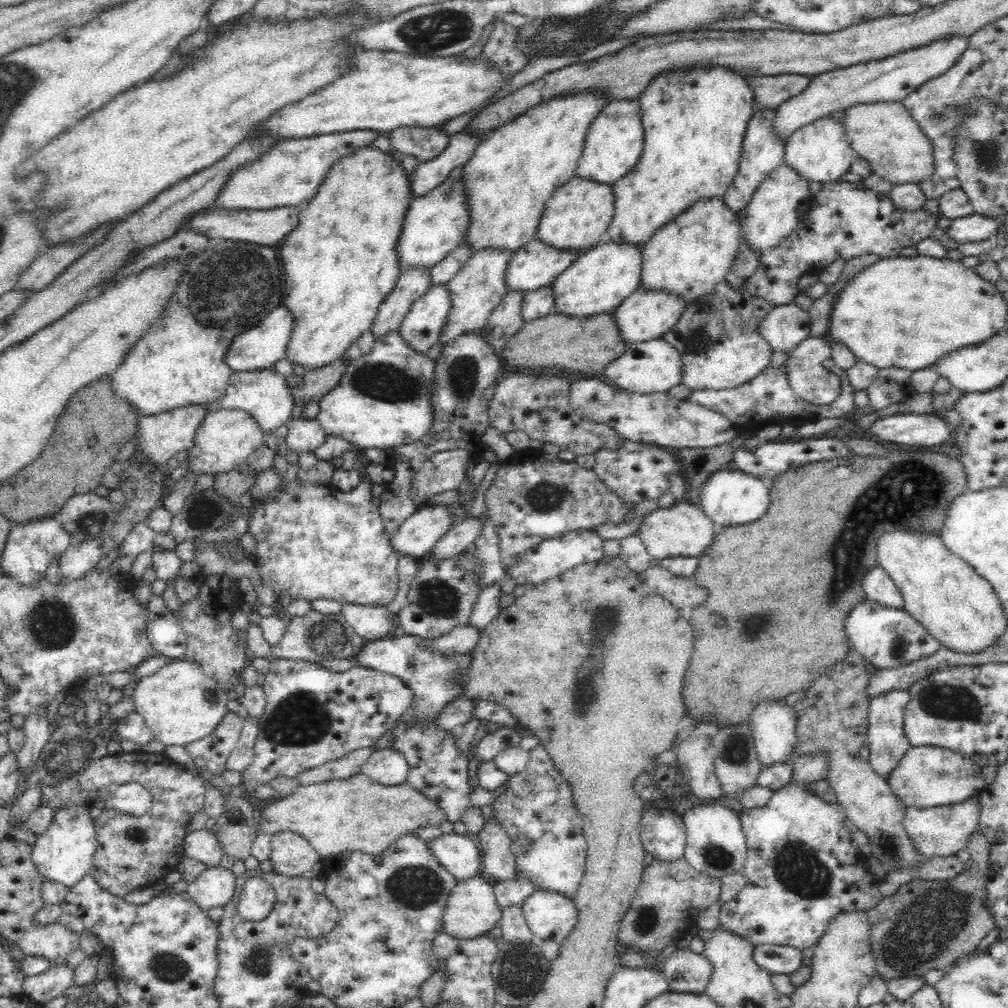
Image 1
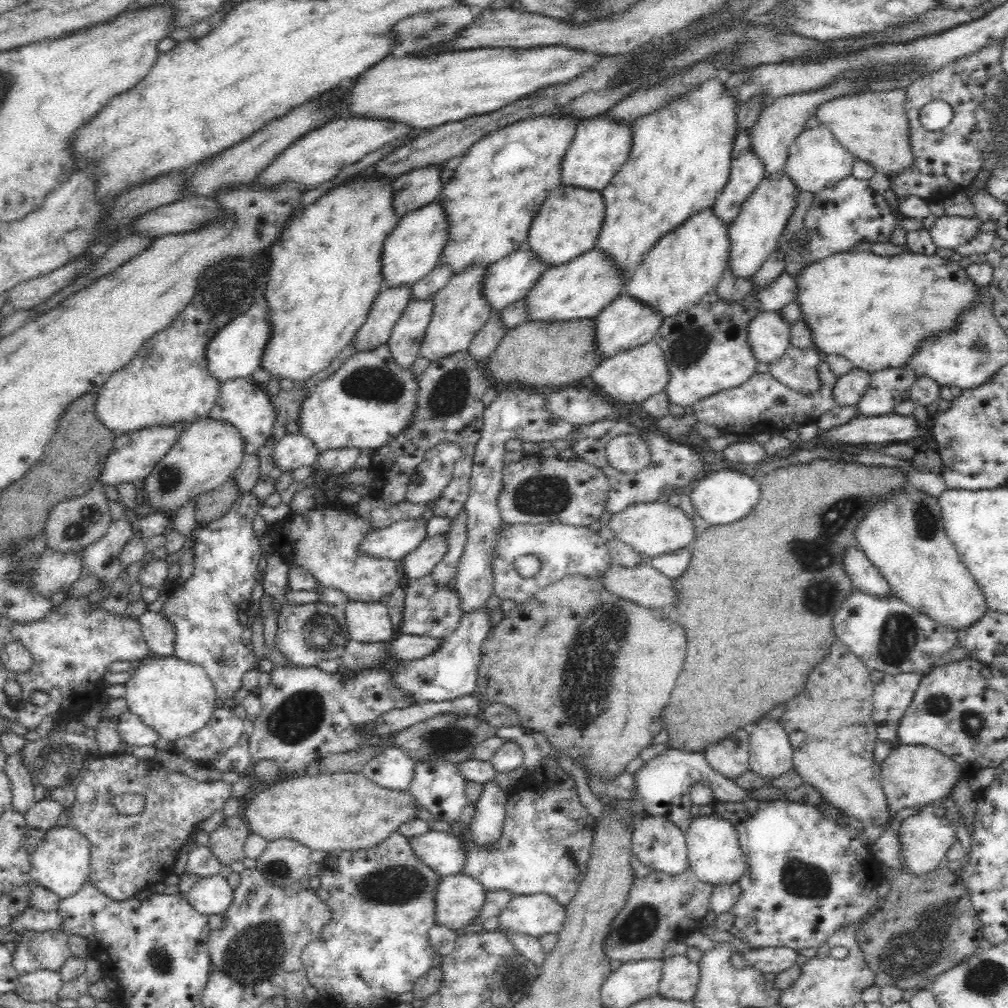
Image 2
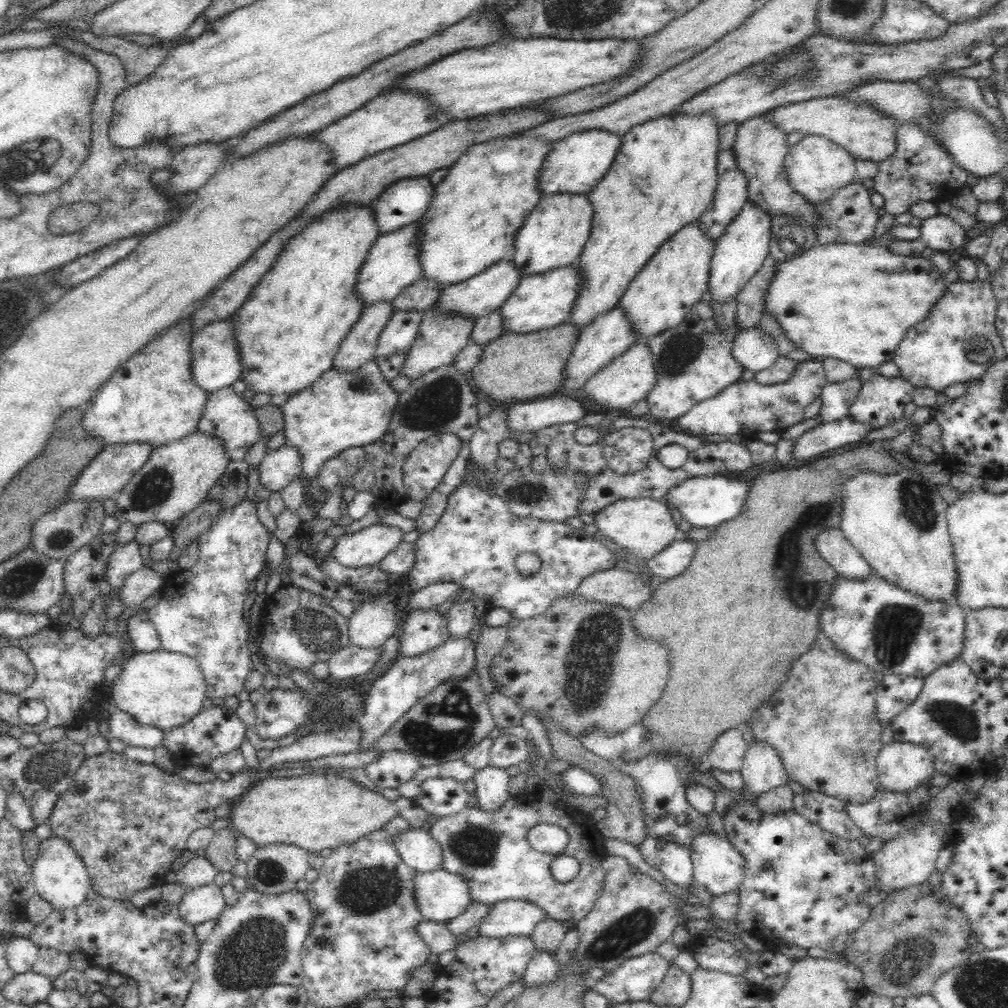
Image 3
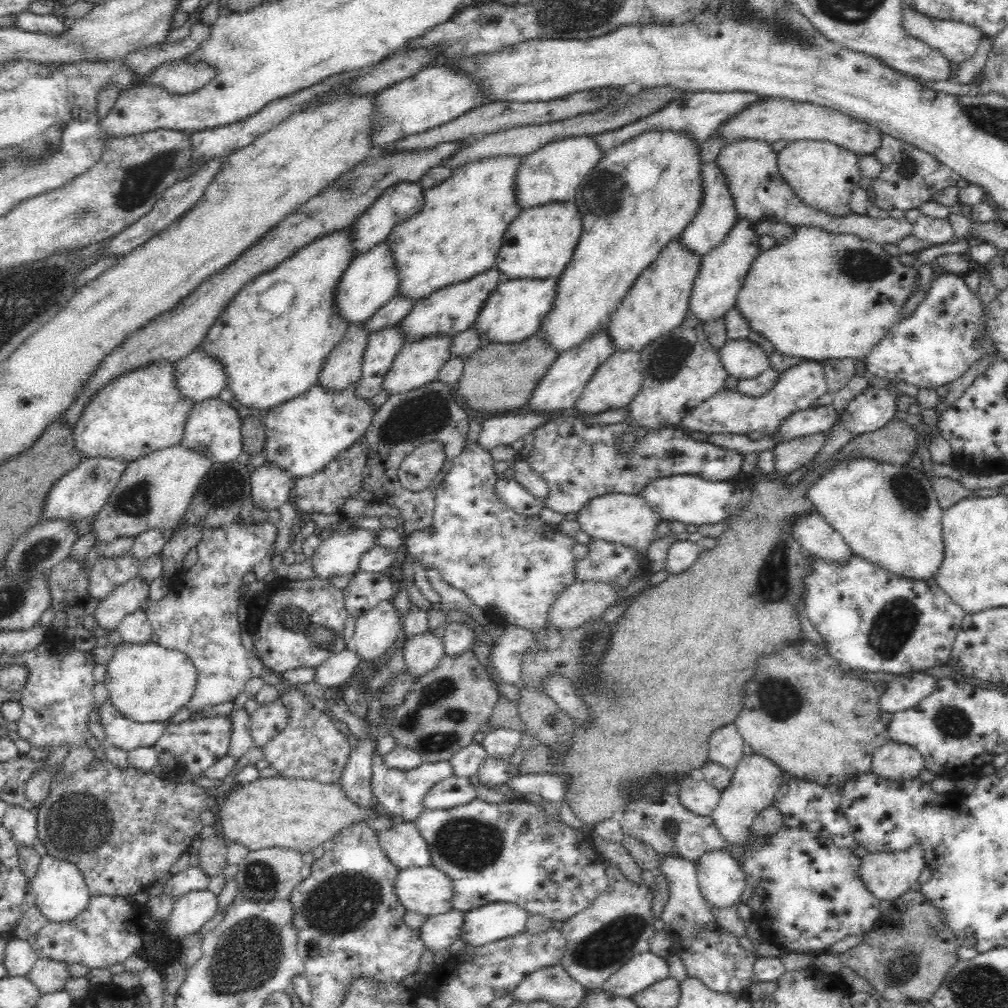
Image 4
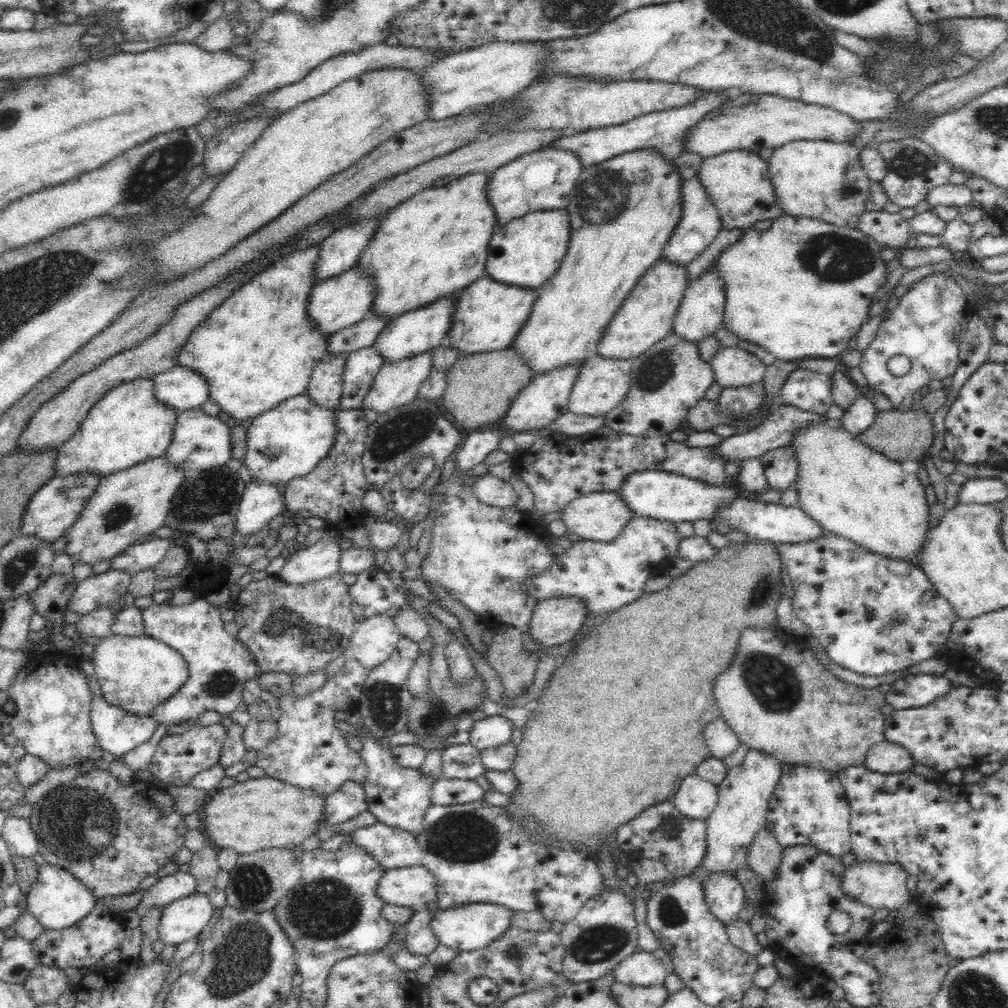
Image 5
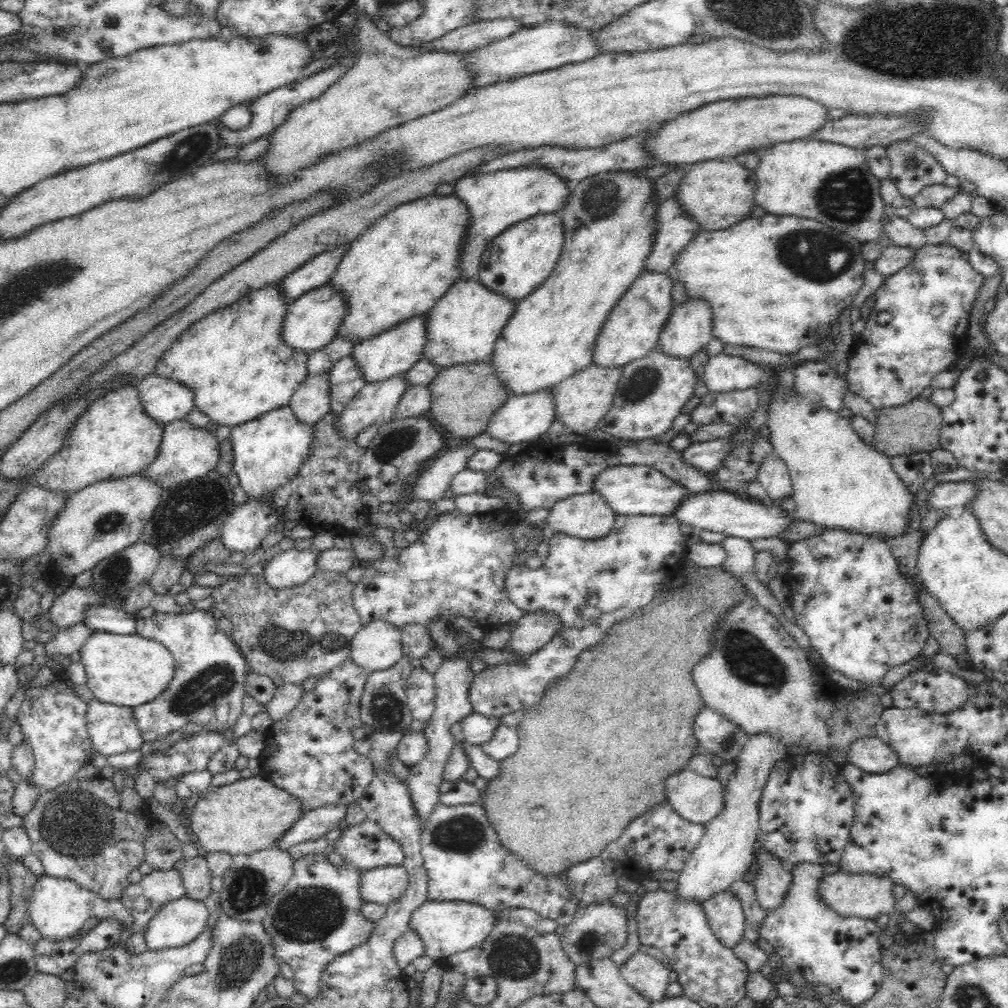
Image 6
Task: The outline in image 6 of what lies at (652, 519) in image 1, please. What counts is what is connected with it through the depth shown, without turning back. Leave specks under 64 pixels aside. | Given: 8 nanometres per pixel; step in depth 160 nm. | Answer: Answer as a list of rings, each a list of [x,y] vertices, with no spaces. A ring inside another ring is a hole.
[[[593,492],[568,496],[548,510],[546,528],[581,539],[600,538],[611,532],[617,514]]]

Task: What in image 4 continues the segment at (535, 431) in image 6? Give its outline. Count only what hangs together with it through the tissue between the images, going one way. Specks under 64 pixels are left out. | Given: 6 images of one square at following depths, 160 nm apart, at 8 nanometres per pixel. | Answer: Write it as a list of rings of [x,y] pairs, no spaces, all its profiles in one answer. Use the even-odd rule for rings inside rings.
[[[606,330],[596,333],[592,338],[585,340],[570,351],[561,352],[556,360],[550,364],[550,368],[546,370],[546,374],[542,376],[539,384],[536,384],[536,388],[530,394],[530,400],[526,402],[524,407],[530,408],[534,413],[572,413],[575,402],[590,380],[590,376],[614,352],[616,352],[616,349],[612,347]]]

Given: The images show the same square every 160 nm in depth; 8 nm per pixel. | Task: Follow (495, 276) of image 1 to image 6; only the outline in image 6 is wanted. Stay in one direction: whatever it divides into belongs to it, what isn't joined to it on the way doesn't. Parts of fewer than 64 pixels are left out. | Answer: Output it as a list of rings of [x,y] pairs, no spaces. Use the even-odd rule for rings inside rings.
[[[400,375],[373,383],[364,383],[360,392],[346,404],[346,408],[340,413],[336,413],[336,427],[340,429],[340,437],[346,441],[354,441],[358,435],[372,424],[379,425],[384,421],[390,421],[390,416],[404,394],[406,383]]]

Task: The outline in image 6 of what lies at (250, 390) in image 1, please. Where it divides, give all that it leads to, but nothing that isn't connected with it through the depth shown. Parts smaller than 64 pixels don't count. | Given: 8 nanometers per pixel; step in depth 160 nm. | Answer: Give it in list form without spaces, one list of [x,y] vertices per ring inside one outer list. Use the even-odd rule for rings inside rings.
[[[186,419],[175,420],[162,428],[162,438],[156,459],[140,473],[143,478],[156,482],[163,490],[196,480],[211,472],[220,459],[219,443],[214,433],[204,427],[196,428]]]

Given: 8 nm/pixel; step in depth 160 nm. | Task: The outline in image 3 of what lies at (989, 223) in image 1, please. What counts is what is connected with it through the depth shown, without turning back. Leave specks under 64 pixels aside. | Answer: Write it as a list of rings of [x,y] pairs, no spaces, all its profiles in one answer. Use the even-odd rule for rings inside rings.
[[[948,214],[922,220],[919,229],[919,240],[936,253],[959,248],[968,241],[967,231]]]

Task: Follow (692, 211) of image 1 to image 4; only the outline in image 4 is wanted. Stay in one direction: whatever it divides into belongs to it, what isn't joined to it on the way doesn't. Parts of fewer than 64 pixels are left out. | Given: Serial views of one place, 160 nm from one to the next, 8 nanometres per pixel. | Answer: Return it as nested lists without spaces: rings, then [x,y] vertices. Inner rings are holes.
[[[672,240],[658,258],[645,268],[629,288],[619,307],[612,313],[606,333],[616,351],[644,350],[653,340],[680,326],[687,316],[688,300],[702,257],[688,251],[678,240]]]

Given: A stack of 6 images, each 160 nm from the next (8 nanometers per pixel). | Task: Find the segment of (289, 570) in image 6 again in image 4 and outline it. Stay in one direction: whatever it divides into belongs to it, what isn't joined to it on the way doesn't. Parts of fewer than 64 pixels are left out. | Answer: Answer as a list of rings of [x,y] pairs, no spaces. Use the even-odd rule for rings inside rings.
[[[358,528],[352,532],[332,533],[321,541],[318,550],[307,557],[314,578],[330,580],[355,573],[360,556],[376,544],[374,533],[373,530]]]

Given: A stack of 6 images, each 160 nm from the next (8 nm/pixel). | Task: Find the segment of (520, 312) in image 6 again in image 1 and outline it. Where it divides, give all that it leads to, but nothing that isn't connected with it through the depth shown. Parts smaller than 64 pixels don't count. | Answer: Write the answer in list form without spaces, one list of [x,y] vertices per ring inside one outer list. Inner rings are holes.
[[[716,65],[705,69],[676,69],[658,75],[648,83],[638,99],[644,129],[644,144],[636,166],[611,184],[614,216],[605,233],[605,241],[636,244],[641,248],[668,221],[699,200],[722,197],[738,172],[744,132],[753,116],[754,96],[748,80],[732,70]]]

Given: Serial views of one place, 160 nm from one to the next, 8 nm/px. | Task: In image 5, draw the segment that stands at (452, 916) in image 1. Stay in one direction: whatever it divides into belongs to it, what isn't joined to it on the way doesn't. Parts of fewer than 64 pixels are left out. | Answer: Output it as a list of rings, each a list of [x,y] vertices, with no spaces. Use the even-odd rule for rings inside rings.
[[[421,864],[385,869],[376,884],[376,895],[385,903],[419,910],[428,902],[436,903],[436,879]]]

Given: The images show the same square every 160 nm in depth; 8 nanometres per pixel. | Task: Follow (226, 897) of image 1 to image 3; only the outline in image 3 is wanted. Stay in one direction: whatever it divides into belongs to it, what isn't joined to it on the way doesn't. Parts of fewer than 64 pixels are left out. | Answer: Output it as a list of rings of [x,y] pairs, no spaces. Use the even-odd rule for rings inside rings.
[[[212,883],[187,888],[178,904],[178,913],[187,924],[196,927],[207,920],[216,920],[225,908],[221,888]]]

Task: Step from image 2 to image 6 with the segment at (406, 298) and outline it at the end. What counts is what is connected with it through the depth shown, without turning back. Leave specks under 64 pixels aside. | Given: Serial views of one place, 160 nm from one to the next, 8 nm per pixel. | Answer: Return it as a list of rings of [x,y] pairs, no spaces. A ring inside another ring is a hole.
[[[328,372],[306,375],[292,394],[288,407],[300,423],[314,425],[330,412]]]

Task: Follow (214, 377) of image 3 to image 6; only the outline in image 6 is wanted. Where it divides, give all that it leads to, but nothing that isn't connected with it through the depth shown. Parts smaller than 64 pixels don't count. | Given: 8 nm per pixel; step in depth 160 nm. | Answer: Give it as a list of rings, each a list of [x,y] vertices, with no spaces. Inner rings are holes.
[[[154,373],[145,376],[138,384],[138,397],[146,415],[162,423],[184,419],[194,409],[192,389]]]

